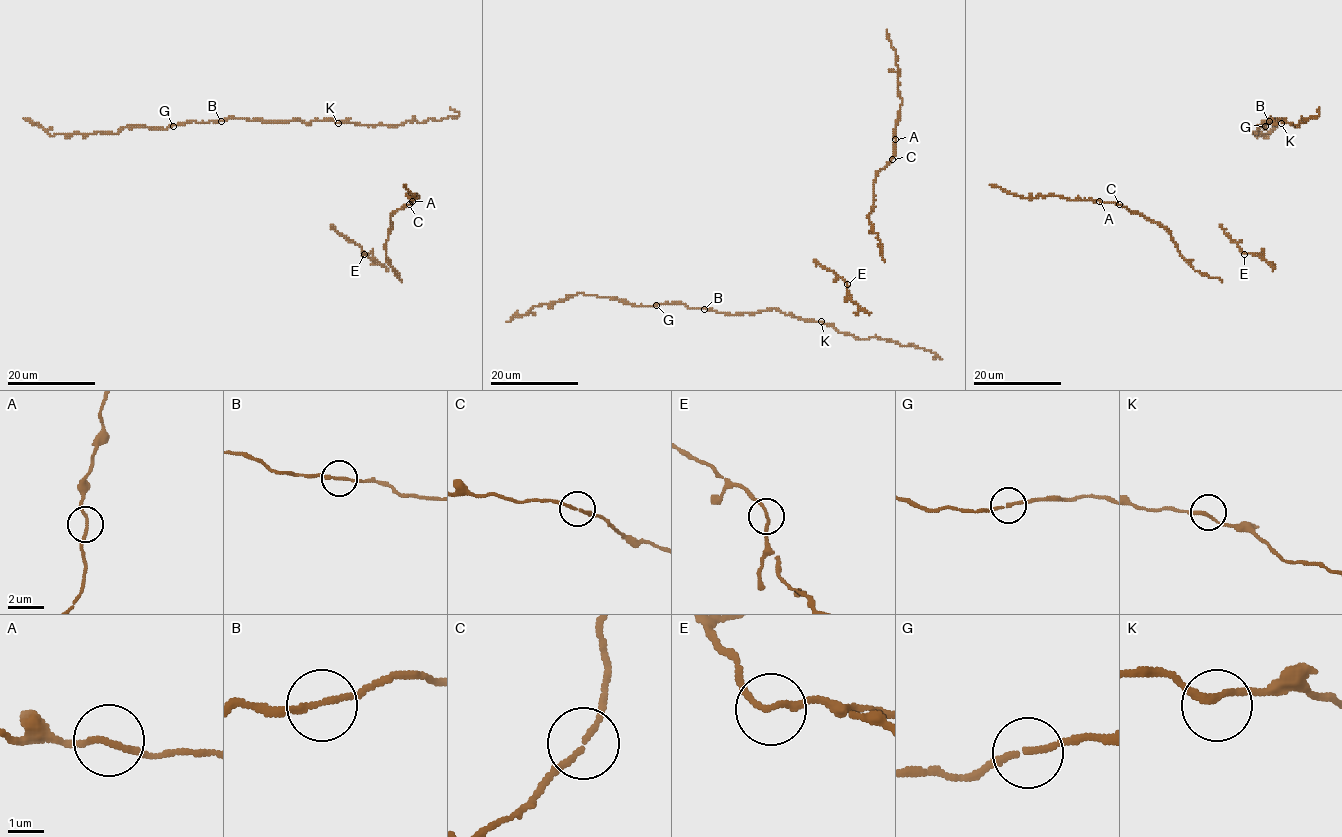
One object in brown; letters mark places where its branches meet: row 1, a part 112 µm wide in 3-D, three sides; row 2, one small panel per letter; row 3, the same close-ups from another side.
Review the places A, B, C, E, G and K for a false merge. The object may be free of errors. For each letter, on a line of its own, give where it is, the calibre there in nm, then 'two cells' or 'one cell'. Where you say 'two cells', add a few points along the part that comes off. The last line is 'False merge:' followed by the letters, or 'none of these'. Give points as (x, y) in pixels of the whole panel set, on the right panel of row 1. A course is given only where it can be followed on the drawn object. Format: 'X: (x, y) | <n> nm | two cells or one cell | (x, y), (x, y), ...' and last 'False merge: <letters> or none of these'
A: (1099, 201) | 150 nm | one cell
B: (1269, 121) | 160 nm | one cell
C: (1119, 204) | 140 nm | one cell
E: (1244, 254) | 160 nm | one cell
G: (1265, 126) | 150 nm | one cell
K: (1281, 123) | 180 nm | one cell
False merge: none of these

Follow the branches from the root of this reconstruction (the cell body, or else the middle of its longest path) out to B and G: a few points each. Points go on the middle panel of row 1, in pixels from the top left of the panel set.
B: (821, 321), (793, 318), (775, 309), (735, 314), (704, 309)
G: (821, 321), (793, 318), (775, 309), (730, 314), (688, 308), (677, 302), (656, 304)

